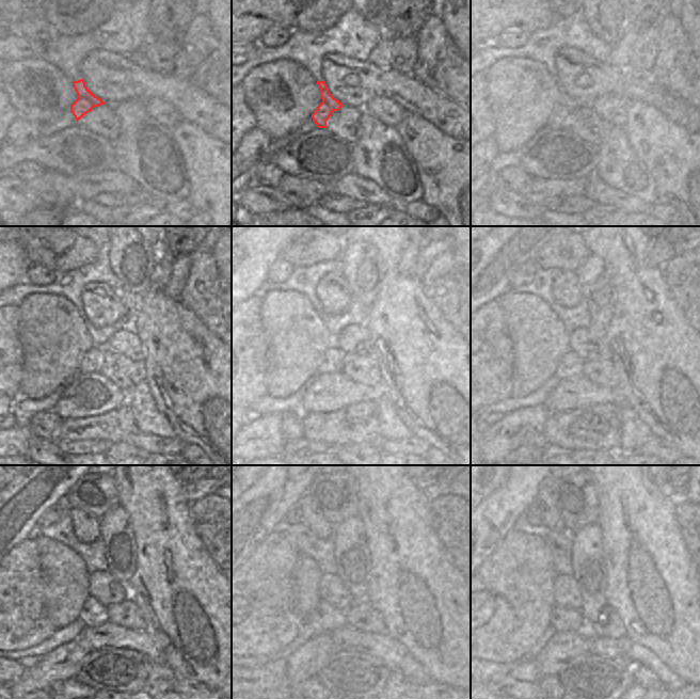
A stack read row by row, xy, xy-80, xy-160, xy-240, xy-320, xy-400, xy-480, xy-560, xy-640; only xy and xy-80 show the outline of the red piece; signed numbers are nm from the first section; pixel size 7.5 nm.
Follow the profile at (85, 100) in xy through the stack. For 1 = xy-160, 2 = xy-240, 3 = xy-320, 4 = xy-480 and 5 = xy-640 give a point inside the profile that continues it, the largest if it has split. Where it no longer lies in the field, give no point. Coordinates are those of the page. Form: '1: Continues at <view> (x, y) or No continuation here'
1: Continues at xy-160 (561, 118)
2: Continues at xy-240 (92, 361)
3: Continues at xy-320 (332, 362)
4: Continues at xy-480 (93, 614)
5: Continues at xy-640 (562, 619)

